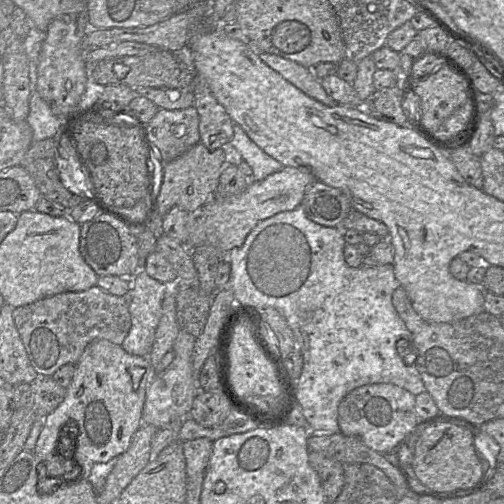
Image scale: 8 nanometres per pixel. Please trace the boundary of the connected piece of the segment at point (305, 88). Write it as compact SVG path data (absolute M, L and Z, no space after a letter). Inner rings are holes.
M260 53L259 57L267 66L278 72L284 79L306 95L326 106L333 107L338 105L323 89L320 80L315 77L312 69L274 54Z

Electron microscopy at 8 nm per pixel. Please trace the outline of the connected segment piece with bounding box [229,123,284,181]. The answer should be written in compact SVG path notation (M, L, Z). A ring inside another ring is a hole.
M233 125L233 137L229 150L246 161L253 170L252 179L260 181L281 170L284 166L255 144L240 125Z

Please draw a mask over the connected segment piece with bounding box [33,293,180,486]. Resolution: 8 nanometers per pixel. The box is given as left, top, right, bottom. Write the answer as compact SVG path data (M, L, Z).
M167 293L162 301L162 315L160 317L160 321L159 321L159 324L156 329L153 347L152 347L152 350L148 357L131 355L131 354L127 353L122 348L121 345L114 344L114 343L112 343L108 340L104 340L104 339L95 340L95 341L91 342L85 348L80 359L75 364L76 371L74 373L71 384L67 387L67 393L66 393L66 396L65 396L63 402L53 412L48 414L43 419L43 429L37 440L36 446L33 450L35 457L37 457L37 462L39 462L37 470L39 473L40 486L44 482L46 482L46 479L42 478L42 476L45 476L45 474L47 476L49 476L50 478L57 479L57 481L55 481L55 482L57 482L56 485L58 485L59 484L58 479L67 481L70 478L74 477L72 472L75 475L79 474L79 467L81 467L82 478L88 480L88 477L91 474L91 470L92 470L92 467L94 466L94 464L107 463L114 458L118 458L121 454L123 454L124 452L126 452L129 449L135 433L142 426L142 411L143 411L144 402L146 399L147 388L150 385L150 383L153 381L153 379L155 378L154 367L163 359L164 355L167 352L172 350L173 344L178 336L179 331L180 331L180 326L178 324L177 314L176 314L176 298L173 293Z

